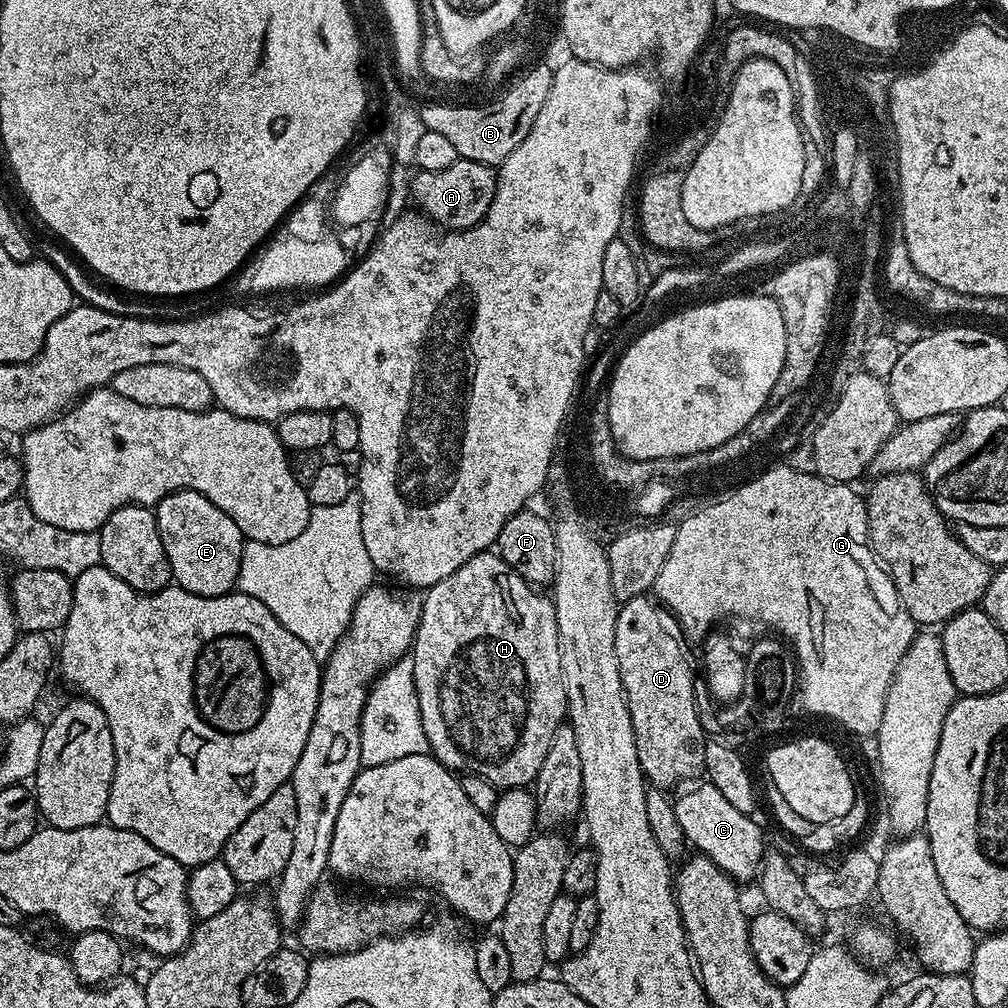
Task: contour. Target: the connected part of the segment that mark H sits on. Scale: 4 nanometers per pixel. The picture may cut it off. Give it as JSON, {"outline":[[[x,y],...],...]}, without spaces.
{"outline":[[[495,551],[479,552],[474,558],[470,558],[470,562],[458,566],[458,570],[450,574],[450,578],[442,578],[442,582],[438,582],[423,593],[420,621],[410,649],[414,686],[418,694],[418,710],[422,718],[422,730],[426,730],[428,752],[436,757],[437,762],[445,764],[453,772],[486,778],[497,790],[527,789],[535,781],[538,770],[542,770],[542,762],[546,759],[546,750],[550,750],[550,738],[554,738],[554,730],[558,730],[558,726],[565,723],[568,715],[568,699],[562,678],[562,658],[558,646],[556,605],[547,595],[539,596],[536,592],[539,591],[533,585],[527,584]]]}

